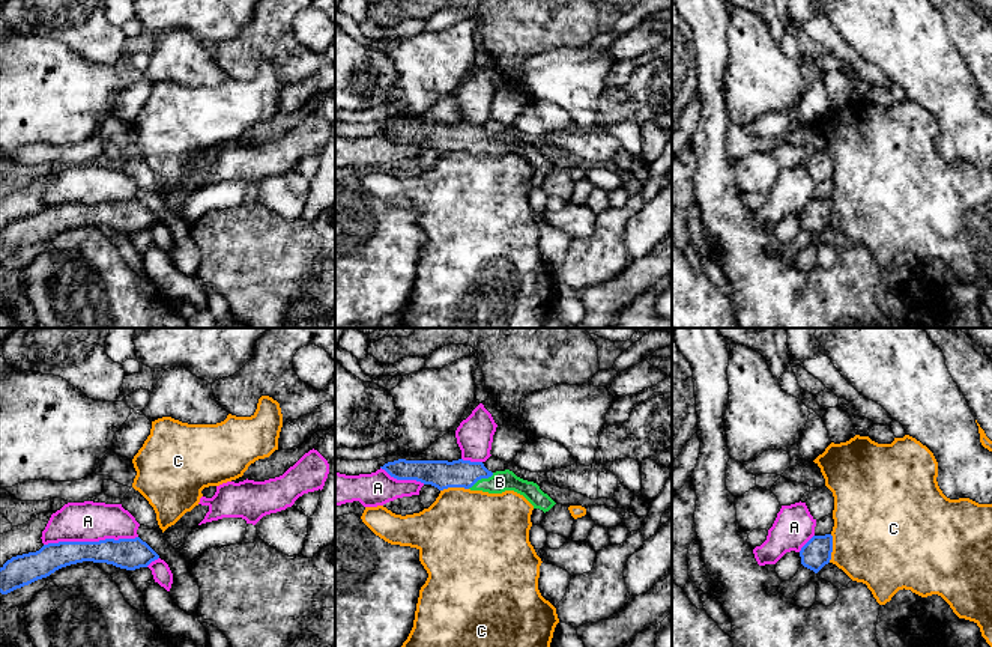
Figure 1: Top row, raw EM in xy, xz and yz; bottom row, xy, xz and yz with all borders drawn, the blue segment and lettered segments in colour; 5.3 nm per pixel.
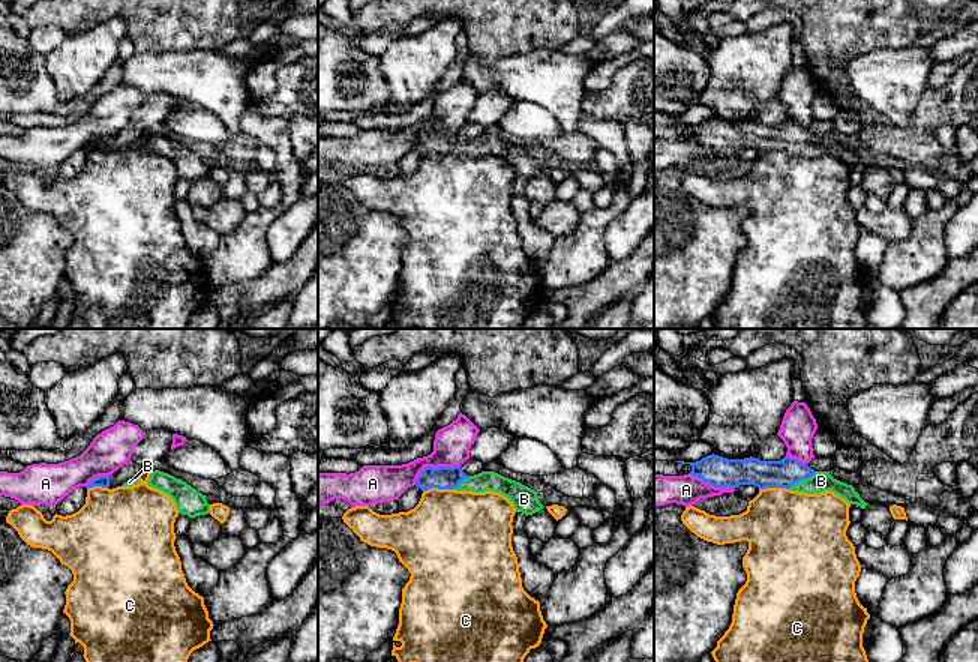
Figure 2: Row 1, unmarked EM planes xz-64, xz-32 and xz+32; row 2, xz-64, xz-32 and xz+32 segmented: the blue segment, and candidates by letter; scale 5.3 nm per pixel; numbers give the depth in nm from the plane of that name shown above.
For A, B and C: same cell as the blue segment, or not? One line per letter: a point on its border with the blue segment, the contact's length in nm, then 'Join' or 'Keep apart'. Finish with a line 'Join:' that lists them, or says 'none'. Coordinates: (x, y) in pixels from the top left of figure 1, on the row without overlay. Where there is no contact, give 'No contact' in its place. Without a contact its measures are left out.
A: Touches blue at xy (90, 205). Shared border 500 nm. Keep apart
B: Touches blue at xz (480, 142). Shared border 170 nm. Join
C: Touches blue at xz (454, 149). Shared border 150 nm. Keep apart
Join: B

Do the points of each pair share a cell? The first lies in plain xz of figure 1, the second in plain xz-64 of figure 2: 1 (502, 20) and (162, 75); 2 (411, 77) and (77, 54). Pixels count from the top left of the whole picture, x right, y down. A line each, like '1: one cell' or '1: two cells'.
1: two cells
2: one cell

